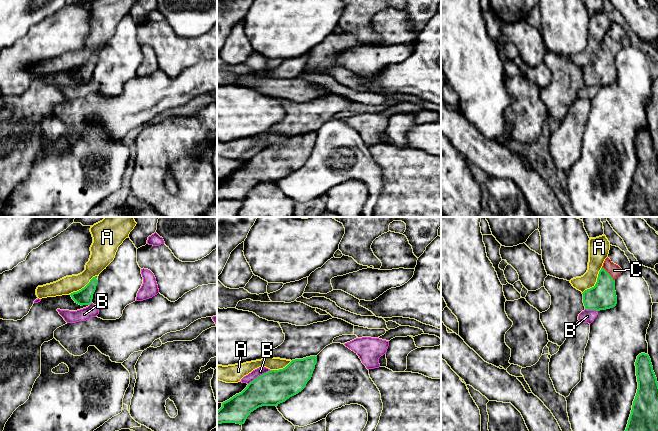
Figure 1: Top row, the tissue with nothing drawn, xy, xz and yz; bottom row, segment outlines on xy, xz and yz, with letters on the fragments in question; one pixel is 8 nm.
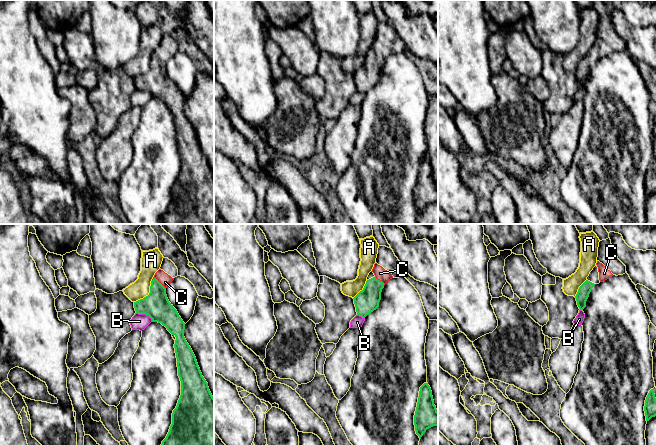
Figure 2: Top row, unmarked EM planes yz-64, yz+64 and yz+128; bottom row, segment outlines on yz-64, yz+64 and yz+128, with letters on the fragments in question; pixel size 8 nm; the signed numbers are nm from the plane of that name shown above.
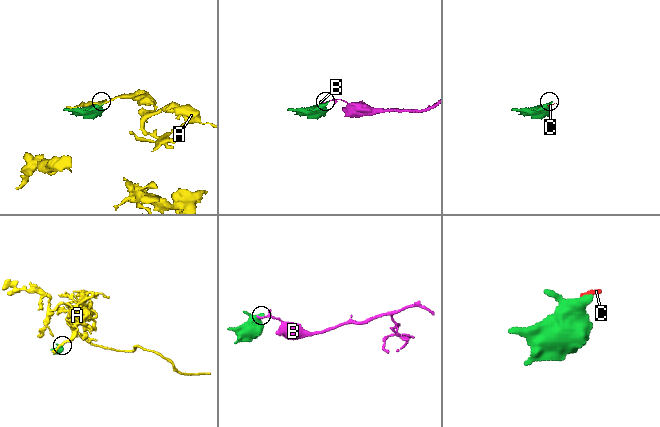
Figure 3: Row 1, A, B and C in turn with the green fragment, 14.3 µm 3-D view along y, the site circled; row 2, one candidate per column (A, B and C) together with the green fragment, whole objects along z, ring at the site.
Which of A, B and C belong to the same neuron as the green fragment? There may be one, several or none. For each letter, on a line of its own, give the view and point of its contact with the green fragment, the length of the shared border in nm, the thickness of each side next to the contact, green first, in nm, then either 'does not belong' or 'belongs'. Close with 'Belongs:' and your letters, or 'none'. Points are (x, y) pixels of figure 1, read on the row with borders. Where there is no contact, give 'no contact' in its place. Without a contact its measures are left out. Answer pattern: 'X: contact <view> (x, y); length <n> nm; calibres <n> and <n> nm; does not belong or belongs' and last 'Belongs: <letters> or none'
A: contact yz (596, 282); length 260 nm; calibres 220 and 160 nm; does not belong
B: contact xz (260, 375); length 220 nm; calibres 280 and 70 nm; does not belong
C: contact yz (609, 274); length 150 nm; calibres 220 and 100 nm; belongs
Belongs: C

